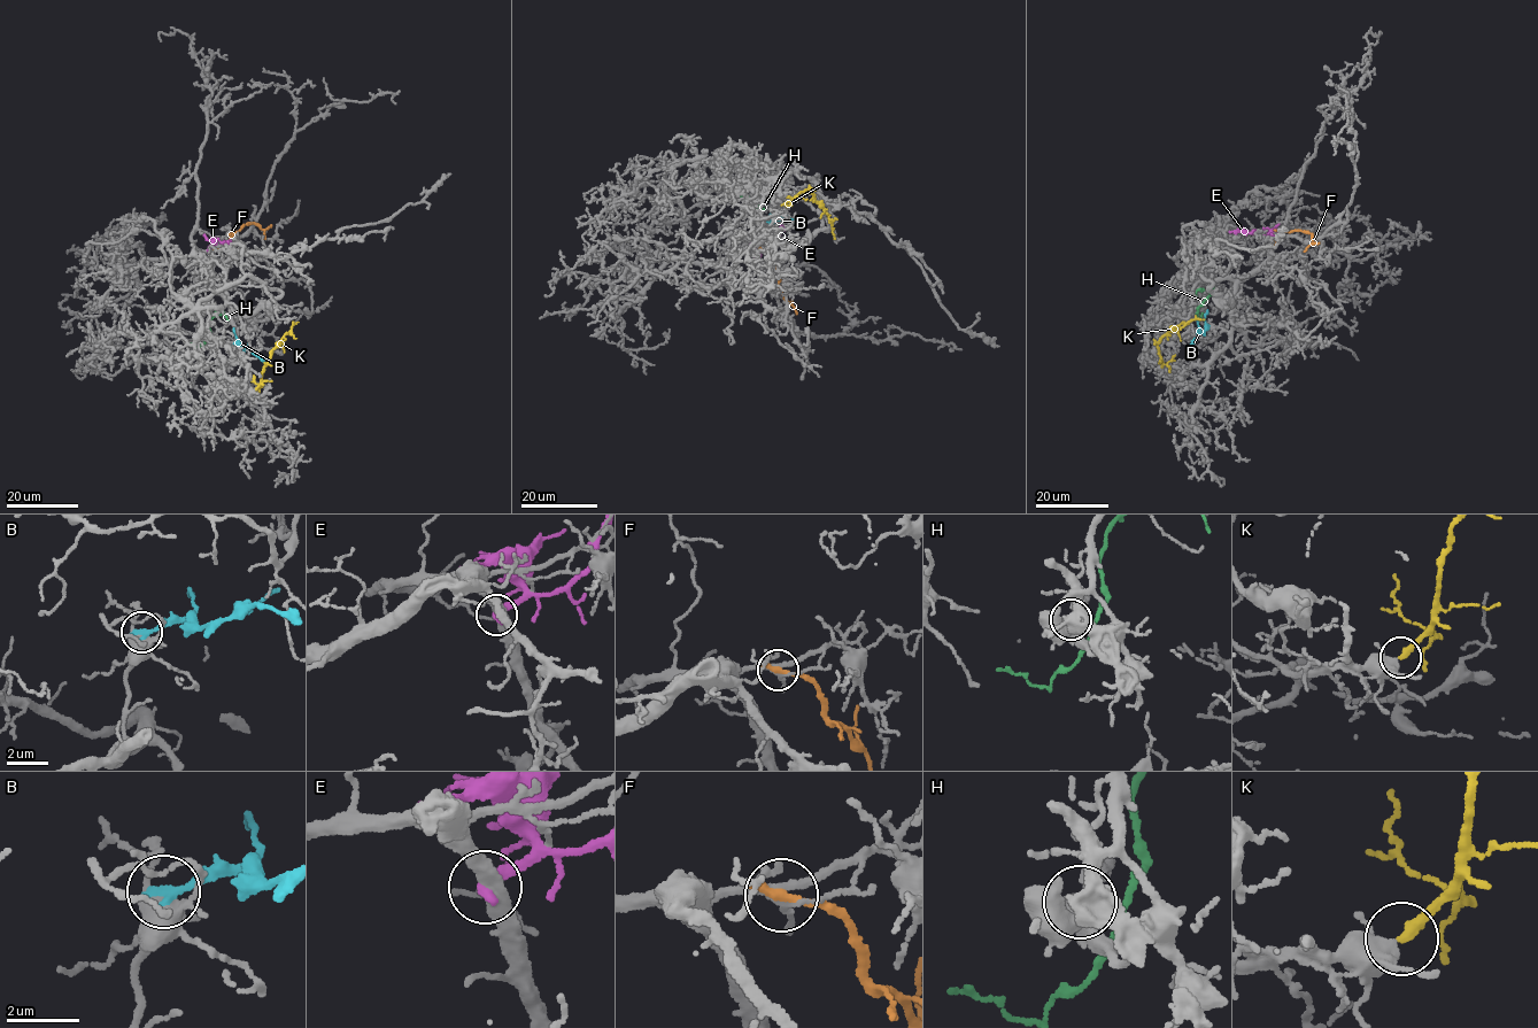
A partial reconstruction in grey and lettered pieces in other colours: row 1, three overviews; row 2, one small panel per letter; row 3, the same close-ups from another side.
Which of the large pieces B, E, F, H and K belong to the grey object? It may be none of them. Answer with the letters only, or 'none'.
K

